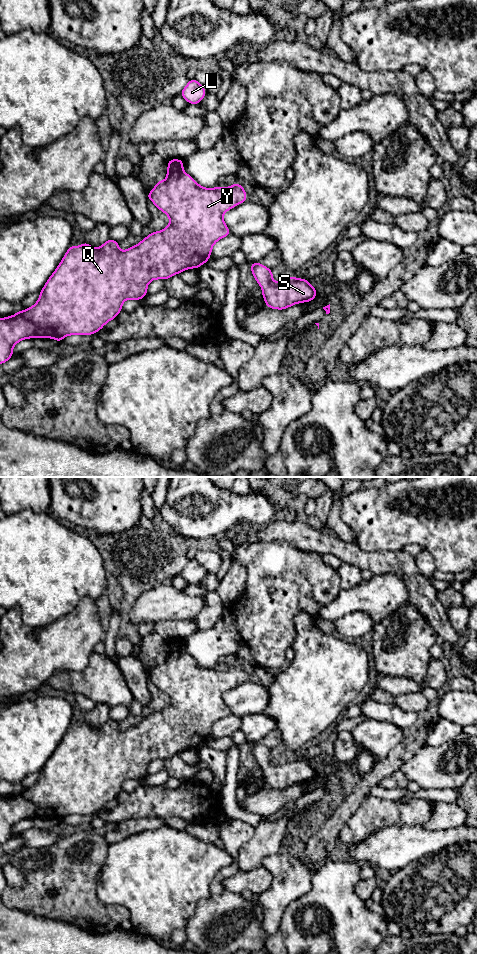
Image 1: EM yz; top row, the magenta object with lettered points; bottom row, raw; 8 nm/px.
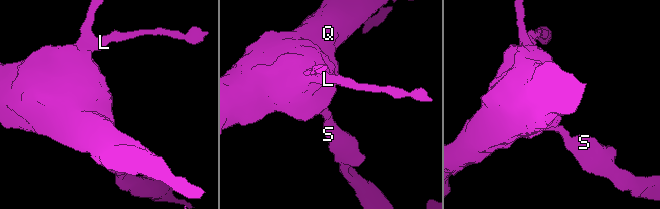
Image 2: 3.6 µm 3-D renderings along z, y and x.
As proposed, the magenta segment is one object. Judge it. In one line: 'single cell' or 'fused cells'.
single cell

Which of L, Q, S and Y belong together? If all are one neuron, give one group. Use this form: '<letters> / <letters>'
L Q S Y

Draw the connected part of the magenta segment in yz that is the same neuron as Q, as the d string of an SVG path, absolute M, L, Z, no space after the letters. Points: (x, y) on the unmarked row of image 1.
M171 639L167 641L167 659L157 661L156 666L147 679L169 696L170 703L162 711L152 712L139 724L126 731L119 730L119 722L108 719L101 727L93 728L87 722L81 726L70 726L54 753L40 771L40 777L35 785L25 791L18 791L13 796L0 799L0 844L7 842L13 836L13 826L23 819L34 817L53 818L57 822L68 815L91 815L102 807L122 790L122 784L127 779L141 780L147 773L147 766L154 759L166 760L184 750L196 748L210 739L213 725L231 714L223 701L223 694L238 684L247 681L247 675L239 663L228 668L203 668L192 656L183 650L184 640Z

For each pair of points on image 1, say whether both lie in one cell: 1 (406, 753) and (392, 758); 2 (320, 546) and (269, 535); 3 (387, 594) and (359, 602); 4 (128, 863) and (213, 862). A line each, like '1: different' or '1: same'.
1: same
2: same
3: same
4: same

